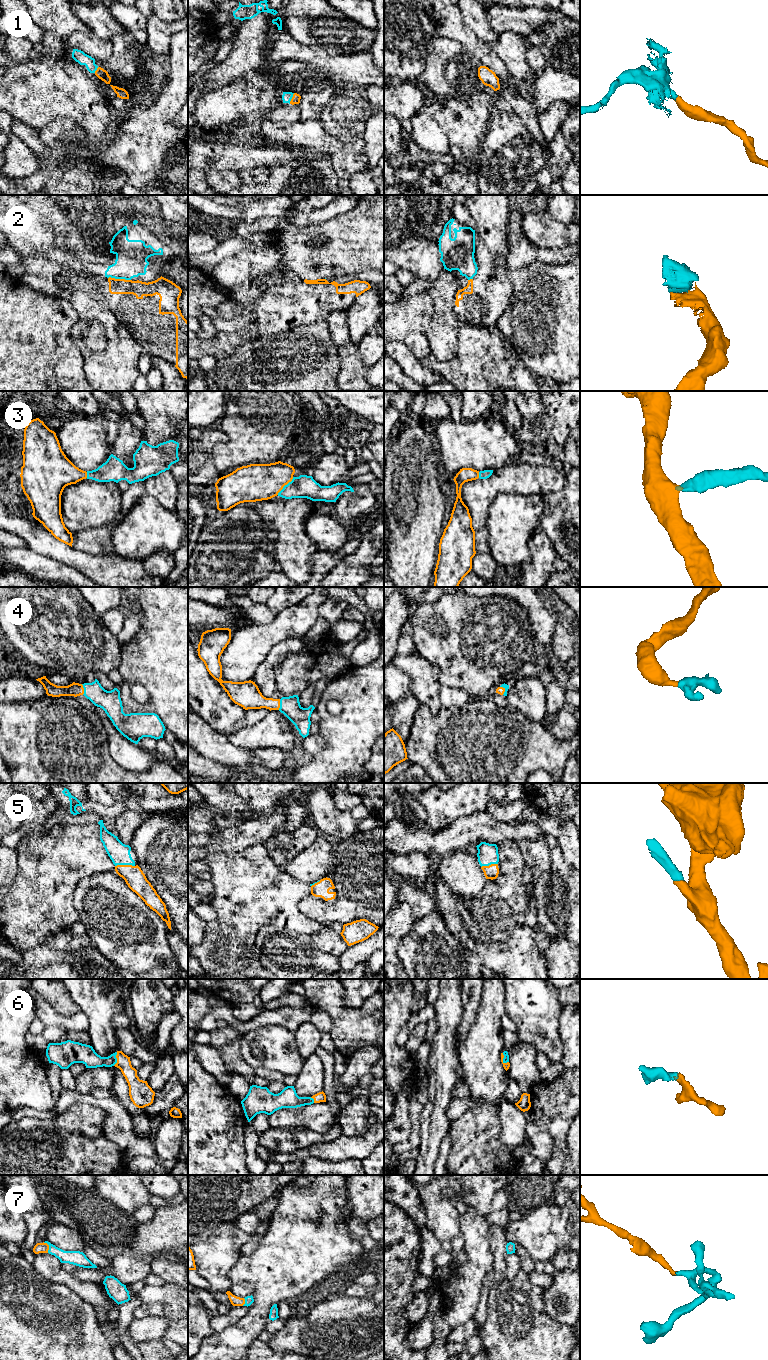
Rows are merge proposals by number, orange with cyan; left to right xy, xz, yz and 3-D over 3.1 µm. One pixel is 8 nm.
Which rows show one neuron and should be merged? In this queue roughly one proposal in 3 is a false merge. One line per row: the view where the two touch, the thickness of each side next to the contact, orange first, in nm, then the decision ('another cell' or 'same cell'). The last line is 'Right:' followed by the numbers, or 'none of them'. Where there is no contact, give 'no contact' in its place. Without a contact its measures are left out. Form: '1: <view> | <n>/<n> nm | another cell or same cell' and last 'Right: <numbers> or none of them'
1: xz | 70/80 nm | same cell
2: xy | 130/260 nm | another cell
3: xz | 300/180 nm | same cell
4: xy | 110/170 nm | same cell
5: xy | 160/170 nm | same cell
6: yz | 50/50 nm | same cell
7: xy | 80/110 nm | same cell
Right: 1, 3, 4, 5, 6, 7

